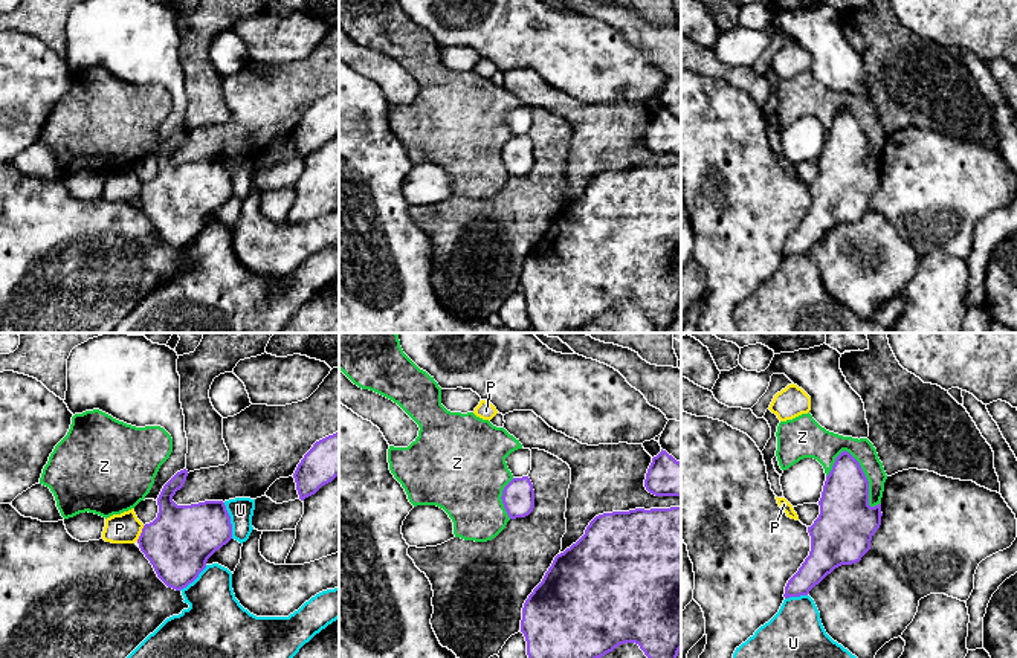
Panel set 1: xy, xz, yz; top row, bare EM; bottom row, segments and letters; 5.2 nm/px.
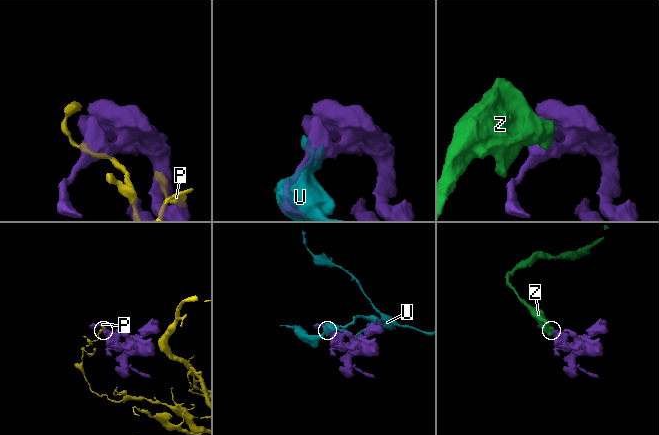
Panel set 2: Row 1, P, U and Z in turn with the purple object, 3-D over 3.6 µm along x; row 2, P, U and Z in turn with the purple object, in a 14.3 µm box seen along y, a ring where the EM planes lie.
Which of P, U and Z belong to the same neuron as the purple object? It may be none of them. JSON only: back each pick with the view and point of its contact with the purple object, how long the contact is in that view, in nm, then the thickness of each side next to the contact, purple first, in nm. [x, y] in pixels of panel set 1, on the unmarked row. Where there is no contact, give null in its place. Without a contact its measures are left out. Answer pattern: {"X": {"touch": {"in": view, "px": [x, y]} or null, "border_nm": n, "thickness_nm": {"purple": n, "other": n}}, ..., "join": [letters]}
{"join": []}

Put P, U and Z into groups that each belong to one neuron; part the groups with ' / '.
P / U / Z

